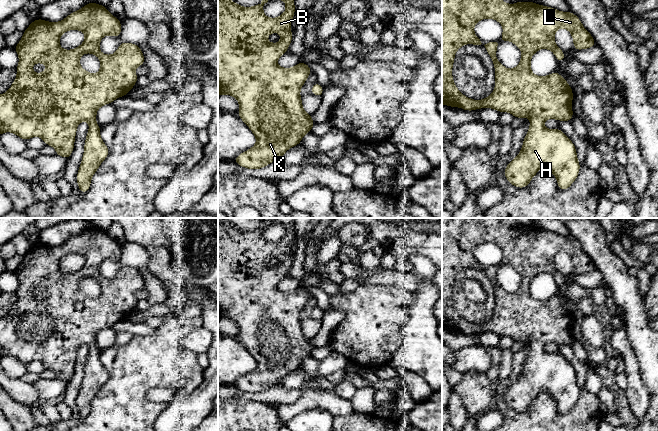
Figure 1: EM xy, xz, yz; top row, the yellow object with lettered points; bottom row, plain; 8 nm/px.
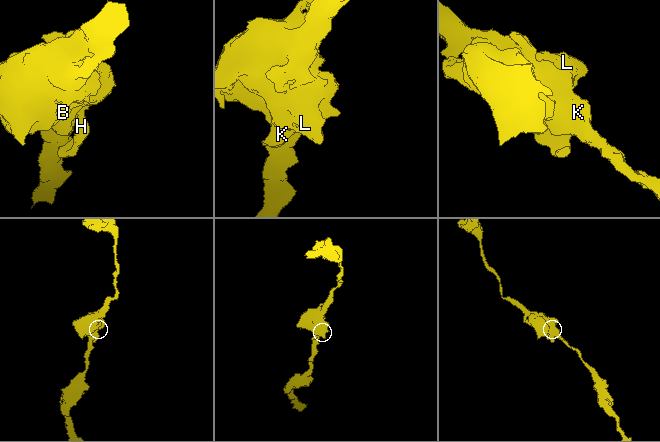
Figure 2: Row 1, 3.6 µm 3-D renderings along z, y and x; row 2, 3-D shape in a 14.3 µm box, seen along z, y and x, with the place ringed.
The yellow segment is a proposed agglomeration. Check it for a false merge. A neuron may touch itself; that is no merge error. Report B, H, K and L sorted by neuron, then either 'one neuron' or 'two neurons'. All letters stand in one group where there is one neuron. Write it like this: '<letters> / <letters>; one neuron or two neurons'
B H K L; one neuron

